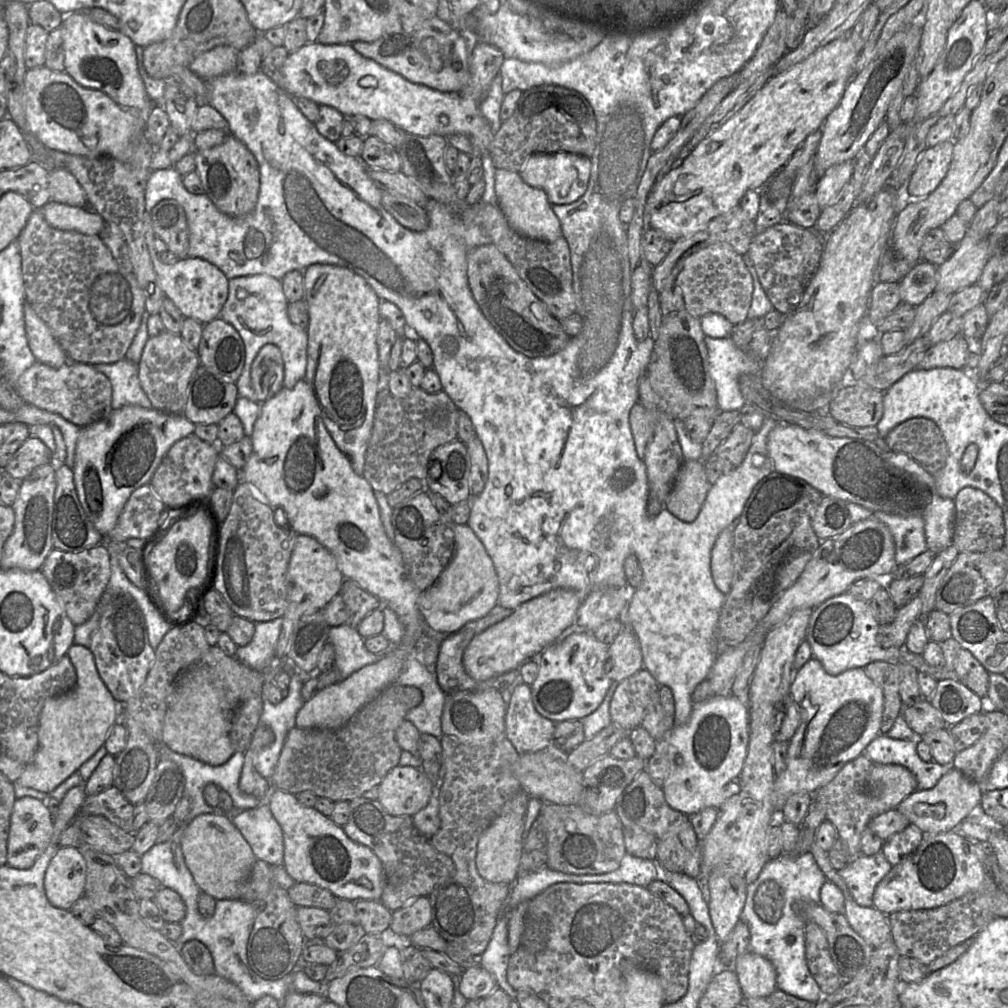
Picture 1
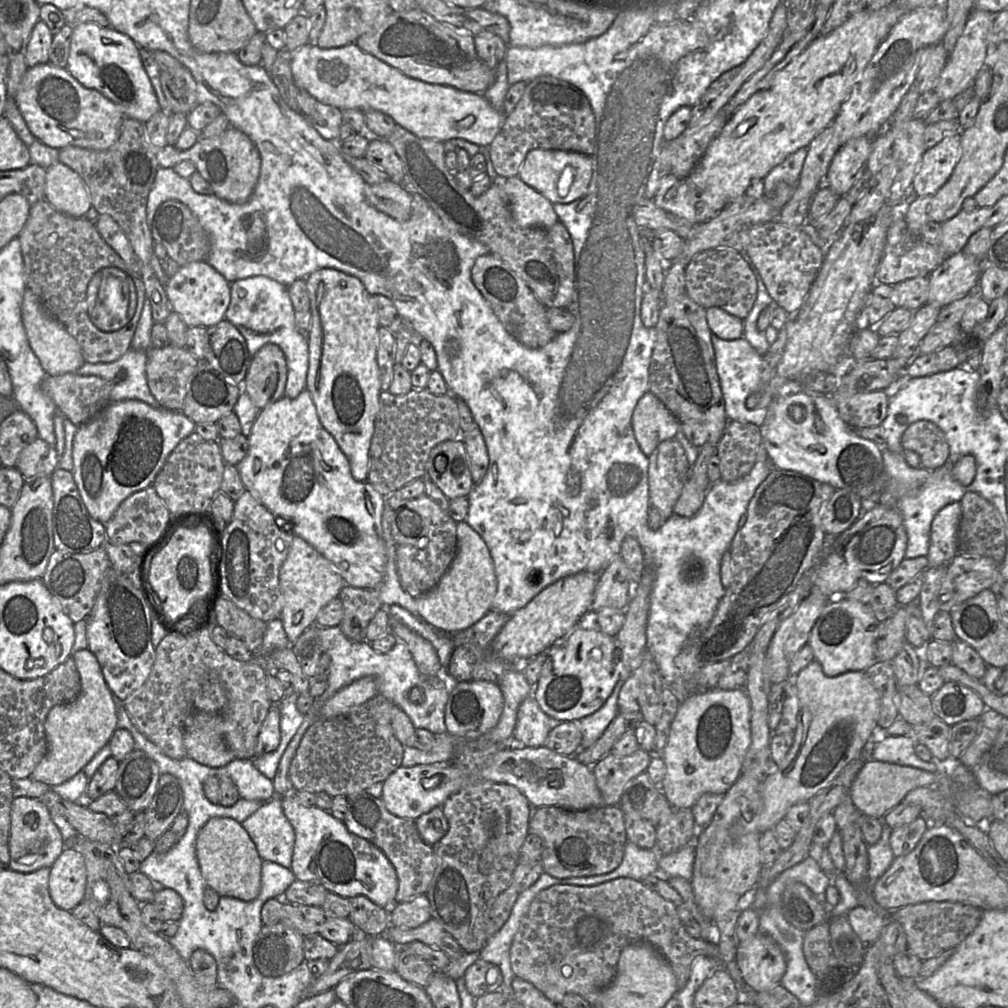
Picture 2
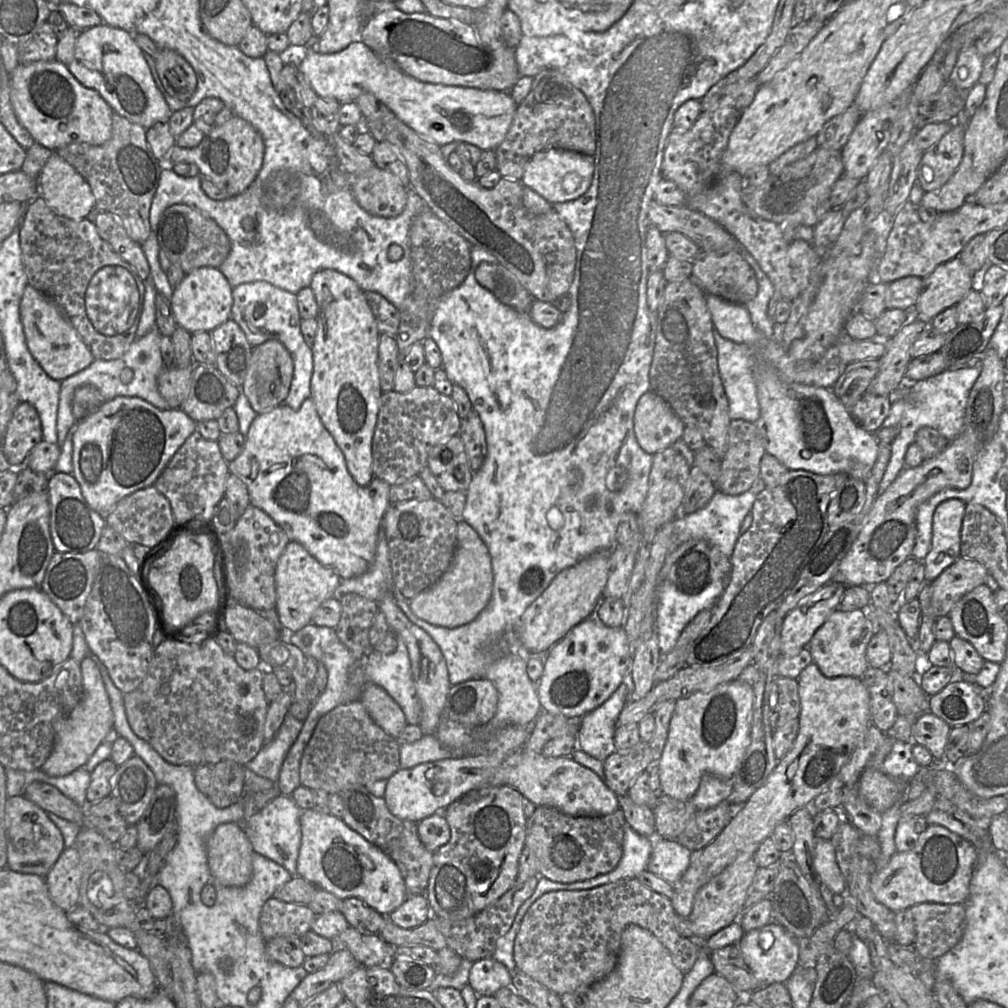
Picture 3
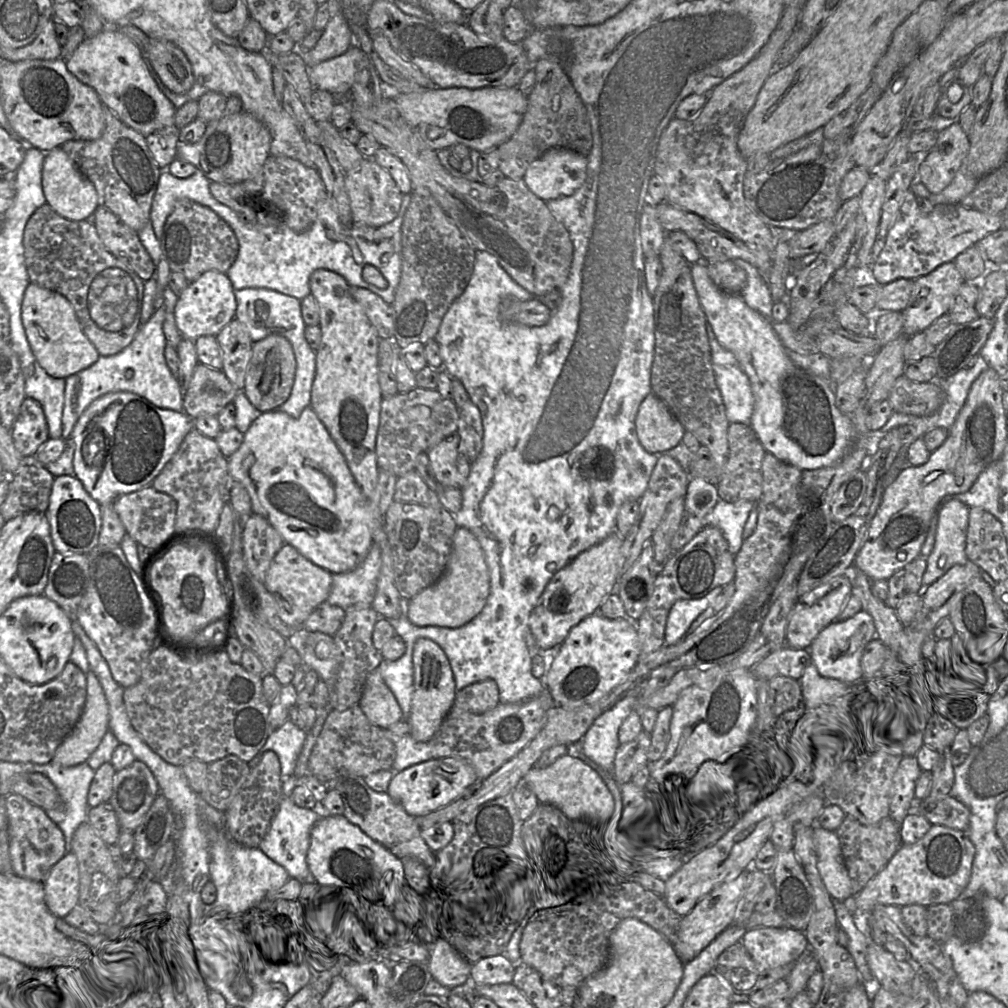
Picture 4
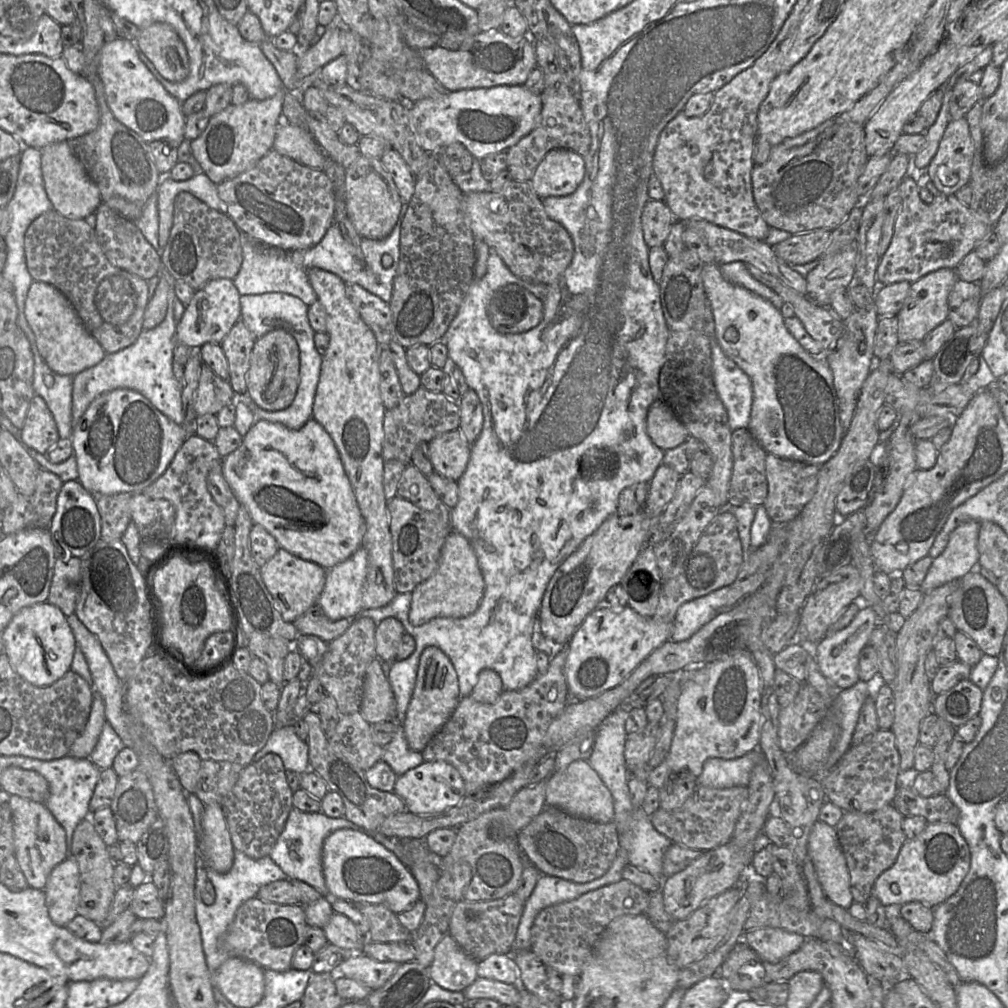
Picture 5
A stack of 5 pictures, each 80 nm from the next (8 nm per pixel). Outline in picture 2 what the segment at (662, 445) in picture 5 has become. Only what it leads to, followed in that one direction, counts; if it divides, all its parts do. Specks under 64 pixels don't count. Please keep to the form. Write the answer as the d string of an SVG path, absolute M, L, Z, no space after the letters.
M647 391L633 409L631 425L641 451L648 457L661 442L675 438L681 422Z

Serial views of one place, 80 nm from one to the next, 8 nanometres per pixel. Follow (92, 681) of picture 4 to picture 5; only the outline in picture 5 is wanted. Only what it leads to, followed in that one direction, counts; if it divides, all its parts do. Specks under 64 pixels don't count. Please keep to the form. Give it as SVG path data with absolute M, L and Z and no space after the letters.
M91 685L91 689L93 699L87 724L69 751L69 755L76 758L90 758L106 722L103 699L96 691L95 685Z

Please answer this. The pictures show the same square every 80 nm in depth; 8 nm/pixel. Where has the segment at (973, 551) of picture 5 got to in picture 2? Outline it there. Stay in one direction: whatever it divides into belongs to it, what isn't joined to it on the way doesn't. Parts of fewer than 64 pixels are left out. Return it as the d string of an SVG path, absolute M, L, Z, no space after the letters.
M952 502L933 518L927 555L929 567L947 565L958 554L957 533L961 514L960 502Z

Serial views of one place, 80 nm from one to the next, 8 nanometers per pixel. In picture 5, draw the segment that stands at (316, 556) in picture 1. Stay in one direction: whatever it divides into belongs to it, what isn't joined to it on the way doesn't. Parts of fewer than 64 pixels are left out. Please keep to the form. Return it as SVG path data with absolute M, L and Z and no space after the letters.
M281 547L266 564L260 567L261 578L283 620L292 623L317 603L325 586L326 571L315 562L301 559Z

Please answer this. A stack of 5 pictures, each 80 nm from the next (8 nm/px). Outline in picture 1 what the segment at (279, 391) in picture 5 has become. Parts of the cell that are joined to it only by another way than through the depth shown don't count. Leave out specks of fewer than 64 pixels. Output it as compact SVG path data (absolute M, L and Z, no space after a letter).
M265 344L251 366L251 383L262 404L283 388L284 365L281 352L274 344Z

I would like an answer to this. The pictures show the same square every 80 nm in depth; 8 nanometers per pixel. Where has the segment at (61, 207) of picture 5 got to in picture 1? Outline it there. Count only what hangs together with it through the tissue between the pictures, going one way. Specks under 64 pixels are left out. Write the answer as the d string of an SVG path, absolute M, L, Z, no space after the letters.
M65 167L49 168L48 187L53 201L81 208L88 202L85 191Z

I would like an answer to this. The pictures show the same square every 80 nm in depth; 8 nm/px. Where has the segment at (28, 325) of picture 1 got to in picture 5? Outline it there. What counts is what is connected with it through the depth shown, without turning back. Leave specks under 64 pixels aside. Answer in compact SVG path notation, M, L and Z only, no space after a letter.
M33 281L28 290L24 314L35 336L38 352L53 372L74 376L96 365L106 355L79 318L71 302L54 286Z

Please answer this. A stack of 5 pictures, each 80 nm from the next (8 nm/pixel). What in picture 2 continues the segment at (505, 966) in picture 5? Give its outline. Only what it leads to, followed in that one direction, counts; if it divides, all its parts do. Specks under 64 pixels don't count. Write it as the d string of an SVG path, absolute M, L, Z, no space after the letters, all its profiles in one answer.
M481 959L466 970L463 978L468 992L474 998L501 990L503 985L500 968Z

